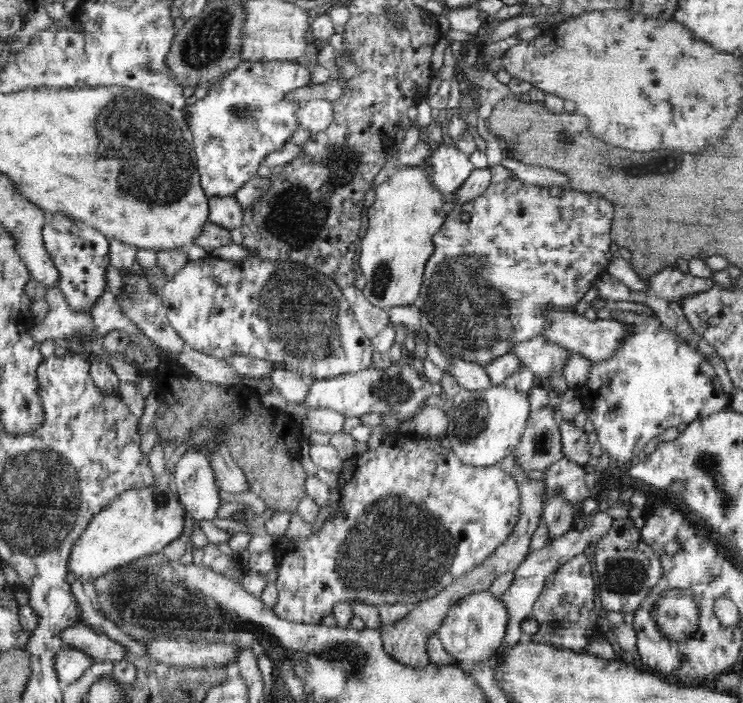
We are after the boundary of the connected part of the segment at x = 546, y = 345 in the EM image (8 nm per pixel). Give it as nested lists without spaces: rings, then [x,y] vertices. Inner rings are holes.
[[[538,335],[524,342],[512,342],[510,354],[520,361],[522,367],[546,380],[553,372],[563,373],[571,352]]]

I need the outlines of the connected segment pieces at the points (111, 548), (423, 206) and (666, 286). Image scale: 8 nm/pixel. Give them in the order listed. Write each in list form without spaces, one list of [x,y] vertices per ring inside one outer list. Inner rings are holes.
[[[162,484],[123,492],[92,517],[76,538],[68,556],[68,572],[89,588],[95,578],[139,558],[160,553],[164,546],[183,534],[185,517],[185,507],[179,502],[174,487]]]
[[[403,166],[403,169],[392,173],[386,180],[379,180],[375,188],[375,200],[368,210],[370,226],[362,238],[362,250],[358,258],[360,270],[366,278],[366,287],[362,293],[370,304],[385,311],[397,306],[414,305],[414,300],[420,296],[425,262],[434,252],[432,236],[440,230],[447,216],[443,209],[444,201],[444,195],[430,181],[426,166]]]
[[[666,267],[648,280],[653,293],[668,302],[680,300],[688,294],[704,292],[712,287],[712,278],[695,277],[692,273],[683,273],[678,268]]]

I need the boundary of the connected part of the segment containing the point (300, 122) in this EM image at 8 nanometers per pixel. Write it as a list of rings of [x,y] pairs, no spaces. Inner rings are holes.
[[[306,100],[298,103],[296,115],[297,128],[310,130],[312,133],[324,130],[332,122],[332,105],[327,100]]]

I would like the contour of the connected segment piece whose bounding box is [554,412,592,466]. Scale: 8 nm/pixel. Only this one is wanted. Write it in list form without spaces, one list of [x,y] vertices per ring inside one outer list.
[[[560,412],[554,414],[558,429],[560,430],[562,457],[586,466],[592,458],[590,454],[587,434],[580,427],[574,425],[573,421],[567,421]]]

